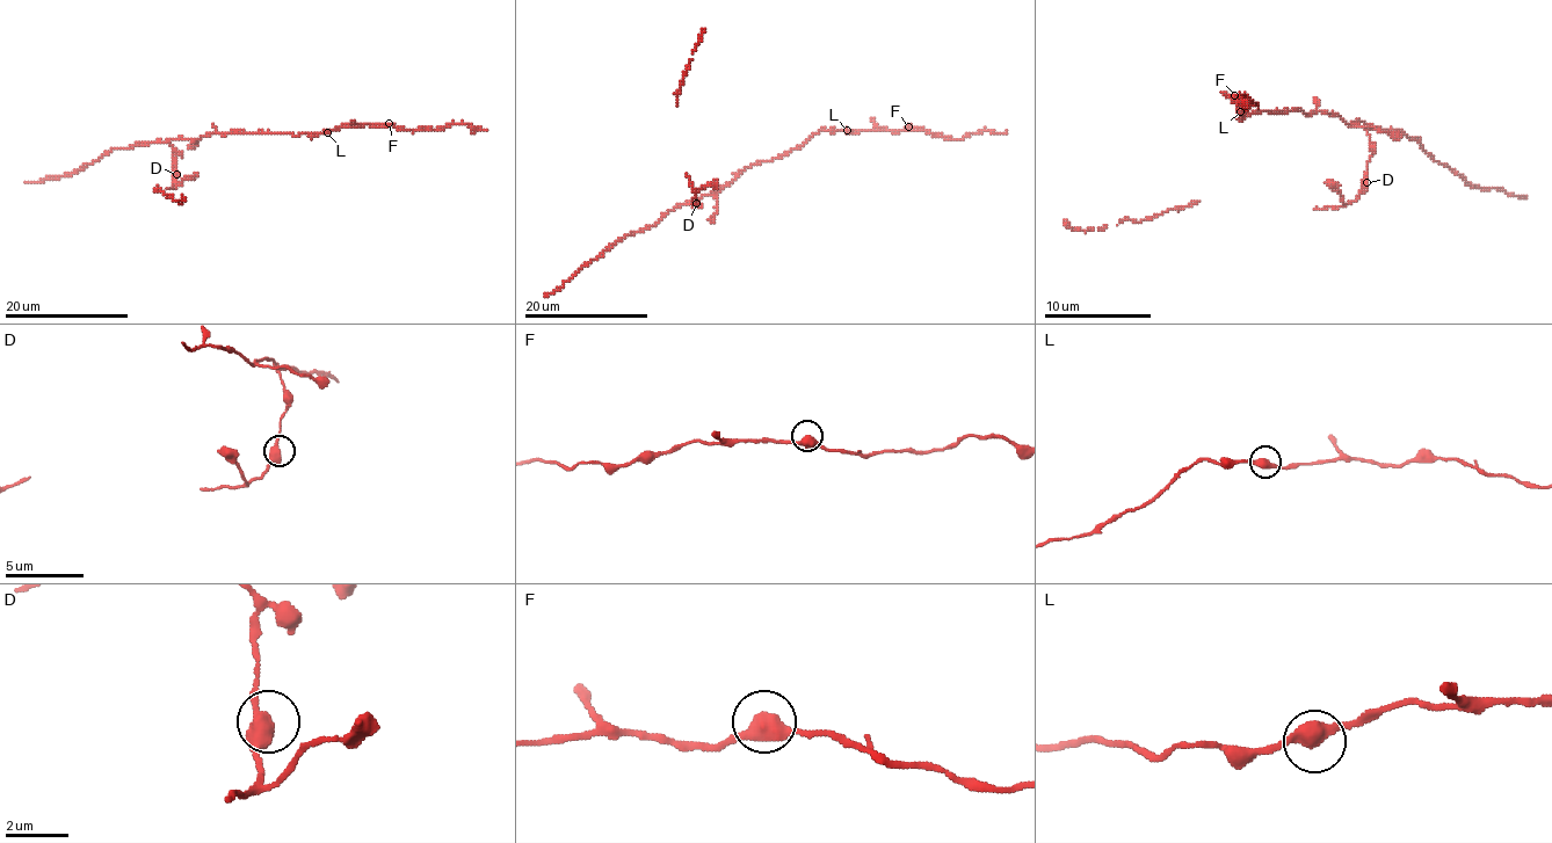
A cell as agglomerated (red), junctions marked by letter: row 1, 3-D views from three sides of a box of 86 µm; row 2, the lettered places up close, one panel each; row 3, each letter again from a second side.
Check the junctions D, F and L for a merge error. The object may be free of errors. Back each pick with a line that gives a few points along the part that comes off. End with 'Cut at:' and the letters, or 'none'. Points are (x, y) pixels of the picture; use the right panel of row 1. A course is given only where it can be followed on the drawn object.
Cut at: none

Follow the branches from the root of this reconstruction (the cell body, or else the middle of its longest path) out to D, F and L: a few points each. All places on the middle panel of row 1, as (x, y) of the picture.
D: (739, 173), (718, 191), (690, 202), (694, 206), (696, 203)
F: (739, 173), (764, 160), (782, 158), (803, 146), (821, 130), (860, 132), (903, 131), (908, 126)
L: (739, 173), (764, 160), (782, 158), (803, 146), (821, 130), (847, 130)

